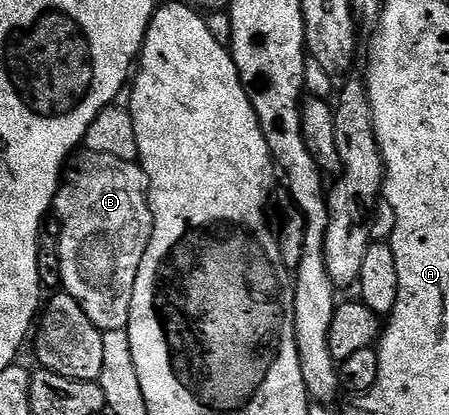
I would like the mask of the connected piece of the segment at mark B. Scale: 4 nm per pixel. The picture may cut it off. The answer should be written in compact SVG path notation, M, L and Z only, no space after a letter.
M84 150L69 161L56 189L54 218L60 239L60 281L63 289L90 316L98 329L123 330L130 320L130 300L134 296L134 280L152 235L152 209L148 203L148 175L136 162L118 160L118 156L102 156Z

